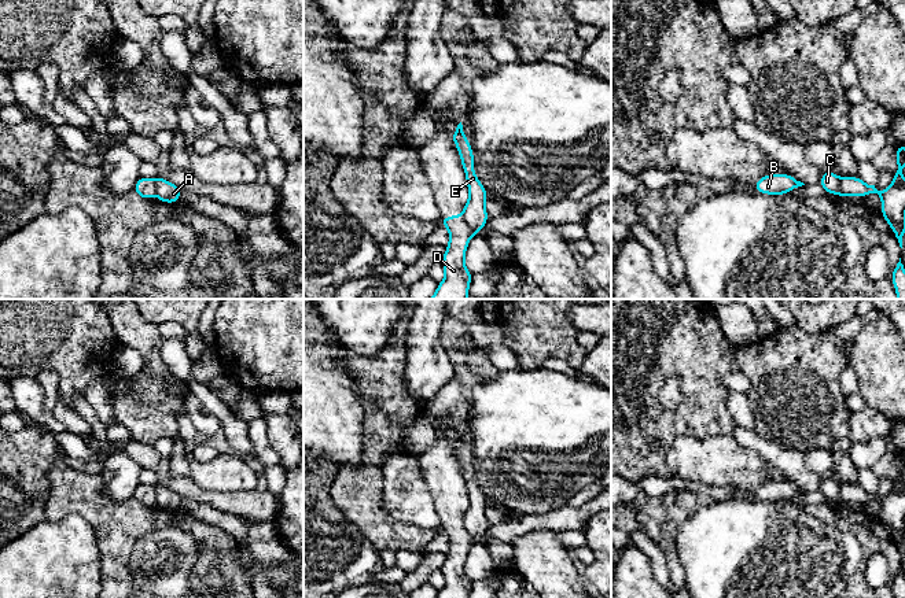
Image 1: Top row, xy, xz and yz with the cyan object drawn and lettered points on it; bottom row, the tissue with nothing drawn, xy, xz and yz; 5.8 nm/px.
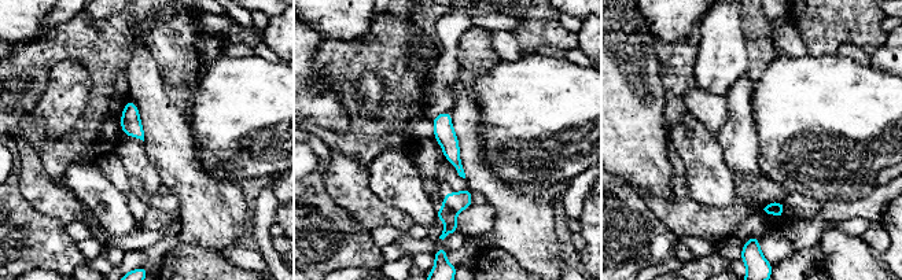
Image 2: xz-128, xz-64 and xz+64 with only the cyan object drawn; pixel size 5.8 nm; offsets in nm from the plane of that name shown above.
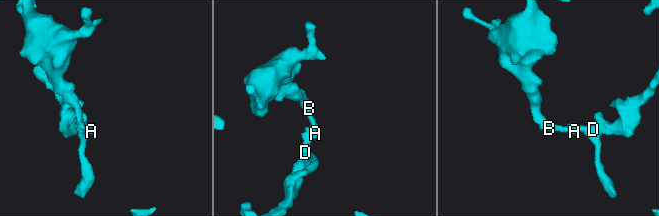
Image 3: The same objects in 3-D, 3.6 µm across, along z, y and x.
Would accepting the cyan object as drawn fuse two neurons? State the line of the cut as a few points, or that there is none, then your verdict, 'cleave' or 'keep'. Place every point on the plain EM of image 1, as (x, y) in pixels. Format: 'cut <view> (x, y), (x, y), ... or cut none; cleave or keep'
cut yz (839, 486), (839, 499), (845, 504); cleave

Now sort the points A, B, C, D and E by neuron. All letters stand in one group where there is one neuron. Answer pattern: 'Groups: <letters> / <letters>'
Groups: A B C E / D

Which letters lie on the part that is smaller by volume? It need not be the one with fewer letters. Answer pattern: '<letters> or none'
D

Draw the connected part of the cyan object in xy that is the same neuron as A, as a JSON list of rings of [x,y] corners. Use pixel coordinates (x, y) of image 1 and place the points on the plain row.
[[[155,484],[155,491],[157,491],[157,502],[159,509],[163,510],[179,510],[179,506],[181,503],[181,497],[172,491],[170,488],[162,486],[162,484]]]

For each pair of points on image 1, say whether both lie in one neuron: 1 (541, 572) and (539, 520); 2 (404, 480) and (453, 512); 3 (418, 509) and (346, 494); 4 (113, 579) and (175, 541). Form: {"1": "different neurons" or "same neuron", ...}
{"1": "different neurons", "2": "different neurons", "3": "different neurons", "4": "different neurons"}

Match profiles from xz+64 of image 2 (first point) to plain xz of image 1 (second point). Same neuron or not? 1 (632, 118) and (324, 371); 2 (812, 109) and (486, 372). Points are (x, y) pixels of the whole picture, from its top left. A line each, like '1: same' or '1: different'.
1: same
2: different

